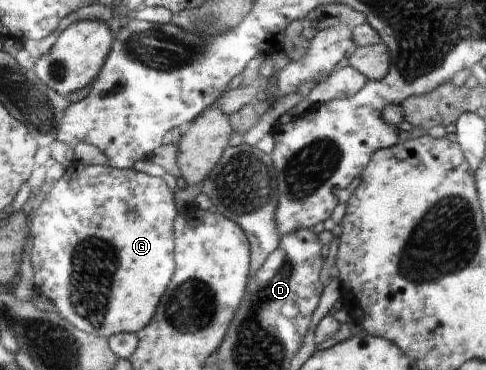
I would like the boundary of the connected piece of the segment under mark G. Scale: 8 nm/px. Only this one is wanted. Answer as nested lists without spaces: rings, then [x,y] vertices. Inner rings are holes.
[[[74,161],[66,169],[66,173],[52,185],[48,197],[44,203],[36,209],[36,215],[32,218],[31,231],[31,264],[34,272],[34,291],[36,294],[45,295],[55,306],[58,313],[65,317],[73,326],[79,330],[96,334],[98,337],[109,338],[122,332],[140,332],[145,328],[154,313],[168,283],[175,272],[174,248],[175,233],[174,220],[182,213],[178,213],[178,197],[174,197],[174,189],[170,188],[170,181],[163,180],[163,177],[151,176],[150,173],[139,172],[135,169],[118,169],[112,166],[88,165]]]

